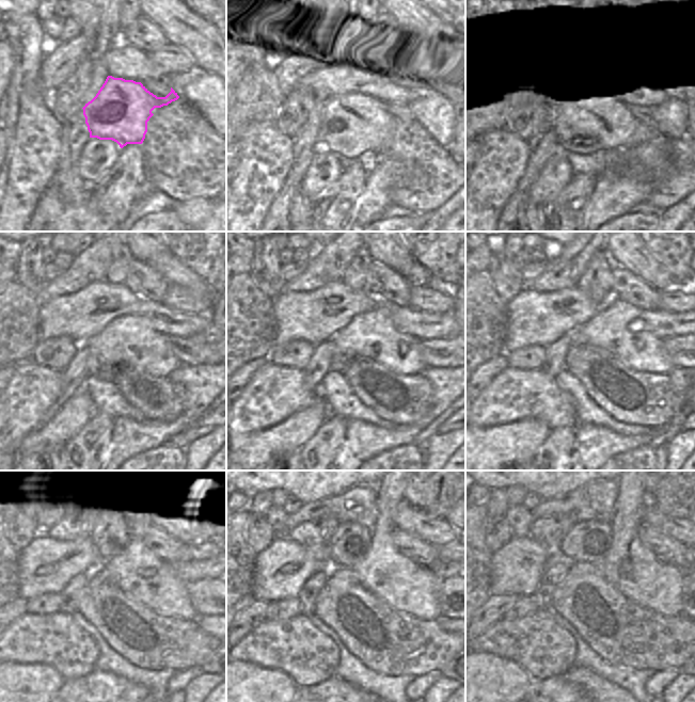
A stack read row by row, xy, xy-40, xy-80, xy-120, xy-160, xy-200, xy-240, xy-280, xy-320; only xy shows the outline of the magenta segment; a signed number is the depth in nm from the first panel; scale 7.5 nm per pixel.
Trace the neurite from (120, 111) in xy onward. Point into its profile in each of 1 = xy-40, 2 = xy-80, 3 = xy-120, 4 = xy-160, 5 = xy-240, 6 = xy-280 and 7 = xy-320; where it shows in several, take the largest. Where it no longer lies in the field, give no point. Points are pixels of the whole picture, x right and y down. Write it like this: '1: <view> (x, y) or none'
1: xy-40 (358, 118)
2: xy-80 (600, 116)
3: xy-120 (130, 340)
4: xy-160 (372, 335)
5: xy-240 (138, 571)
6: xy-280 (383, 571)
7: xy-320 (629, 567)

